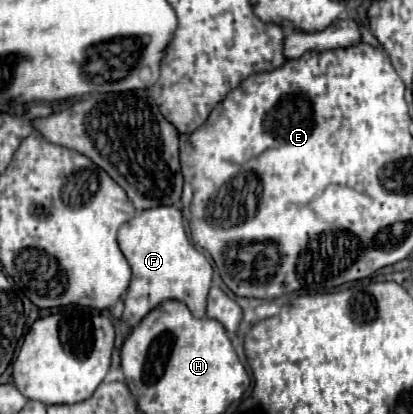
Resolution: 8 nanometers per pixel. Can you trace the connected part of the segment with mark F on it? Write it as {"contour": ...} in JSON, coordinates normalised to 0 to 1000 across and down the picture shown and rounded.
{"contour":[[[392,495],[344,510],[286,553],[286,592],[320,650],[320,674],[300,727],[305,746],[295,761],[295,775],[310,780],[310,790],[329,785],[349,761],[358,761],[402,722],[441,727],[455,737],[470,766],[494,766],[499,717],[513,679],[513,640],[455,582],[441,514],[426,500]]]}

